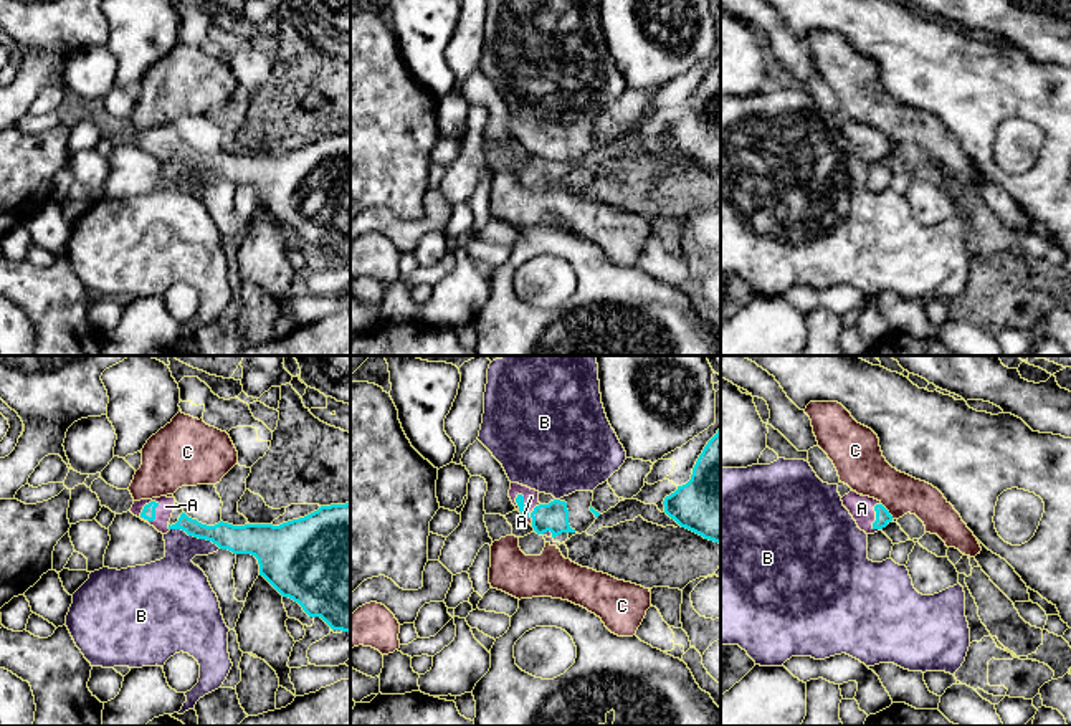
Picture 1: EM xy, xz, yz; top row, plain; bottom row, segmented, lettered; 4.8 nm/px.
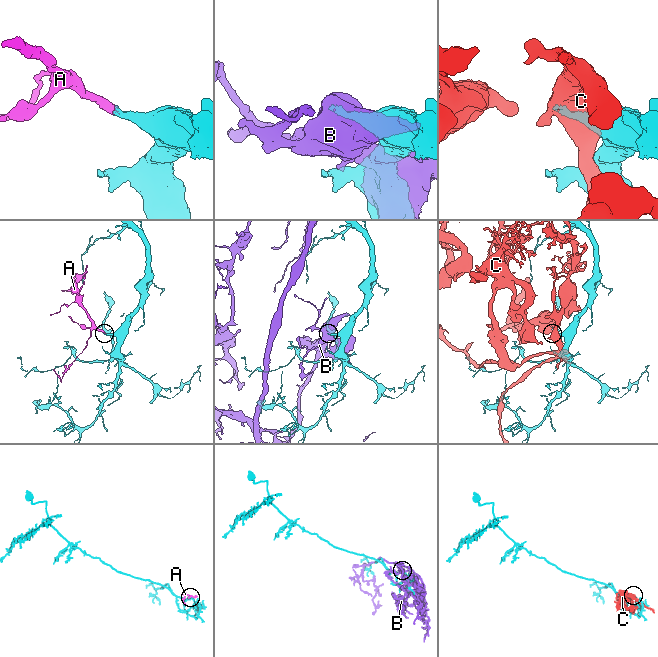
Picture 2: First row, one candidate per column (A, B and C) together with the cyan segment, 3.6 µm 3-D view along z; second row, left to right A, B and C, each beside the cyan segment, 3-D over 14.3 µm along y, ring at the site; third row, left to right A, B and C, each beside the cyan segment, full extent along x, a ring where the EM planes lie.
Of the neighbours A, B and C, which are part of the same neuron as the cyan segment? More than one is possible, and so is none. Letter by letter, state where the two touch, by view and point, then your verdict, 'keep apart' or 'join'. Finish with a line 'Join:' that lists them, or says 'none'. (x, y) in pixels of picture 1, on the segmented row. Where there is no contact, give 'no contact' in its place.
A: contact xz (526, 508); join
B: contact xy (195, 536); keep apart
C: contact yz (888, 511); keep apart
Join: A

